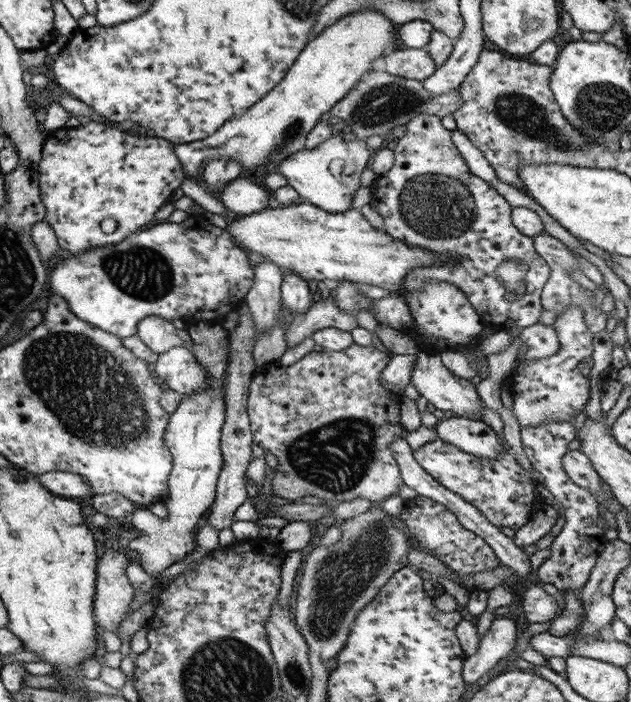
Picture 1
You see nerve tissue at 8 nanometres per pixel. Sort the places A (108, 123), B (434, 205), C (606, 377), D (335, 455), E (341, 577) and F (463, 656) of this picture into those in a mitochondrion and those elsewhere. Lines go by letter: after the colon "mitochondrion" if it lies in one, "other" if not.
A: other
B: mitochondrion
C: other
D: mitochondrion
E: mitochondrion
F: other

